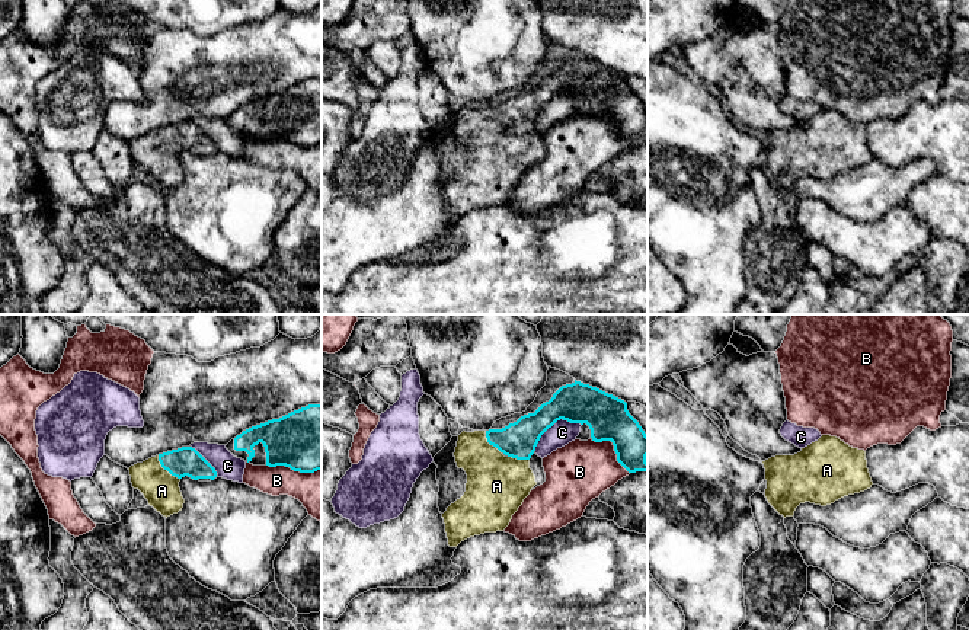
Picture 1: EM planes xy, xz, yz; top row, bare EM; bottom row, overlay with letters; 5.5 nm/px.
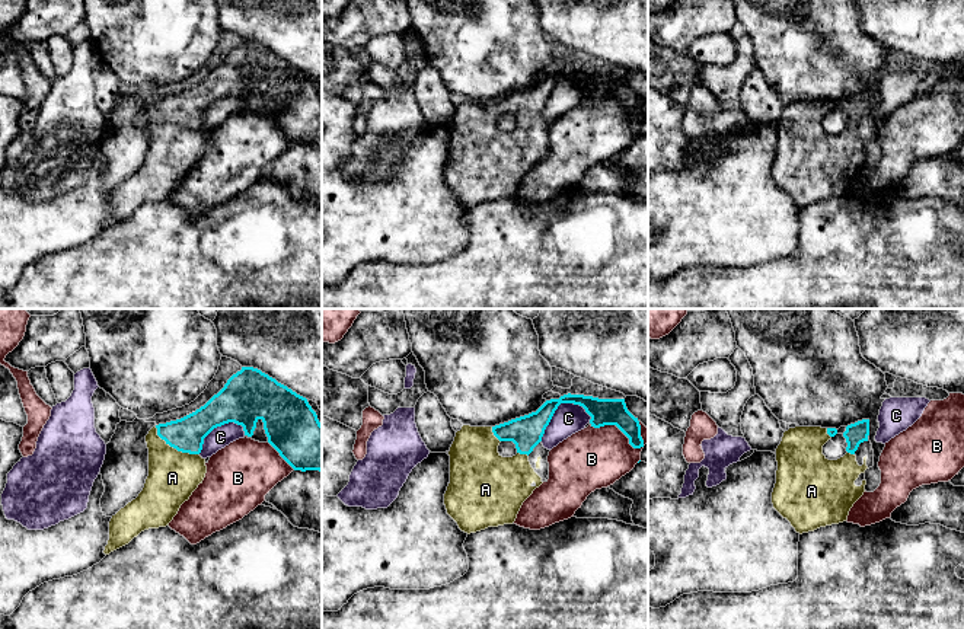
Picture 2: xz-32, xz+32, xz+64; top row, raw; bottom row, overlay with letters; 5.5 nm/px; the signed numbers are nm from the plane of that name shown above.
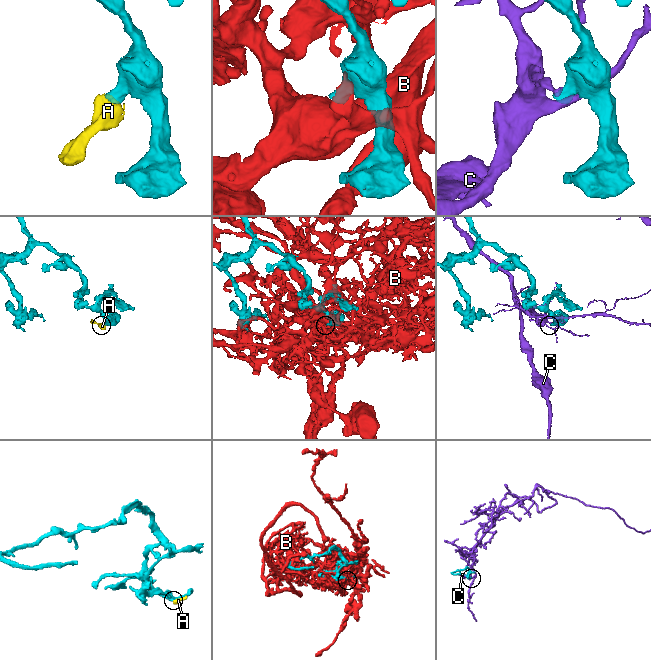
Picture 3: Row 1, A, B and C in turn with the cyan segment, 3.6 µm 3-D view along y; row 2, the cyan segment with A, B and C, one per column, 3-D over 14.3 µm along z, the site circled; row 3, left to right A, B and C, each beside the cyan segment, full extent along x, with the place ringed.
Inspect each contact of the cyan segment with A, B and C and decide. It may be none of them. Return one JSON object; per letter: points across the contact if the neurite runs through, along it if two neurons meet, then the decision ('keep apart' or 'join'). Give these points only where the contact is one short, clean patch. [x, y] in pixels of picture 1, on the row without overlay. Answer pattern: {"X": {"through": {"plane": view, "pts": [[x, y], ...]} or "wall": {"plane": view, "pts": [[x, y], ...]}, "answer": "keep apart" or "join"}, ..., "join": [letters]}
{"A": {"through": {"plane": "xy", "pts": [[184, 136], [166, 143], [162, 165]]}, "answer": "join"}, "B": {"answer": "keep apart"}, "C": {"answer": "keep apart"}, "join": ["A"]}

